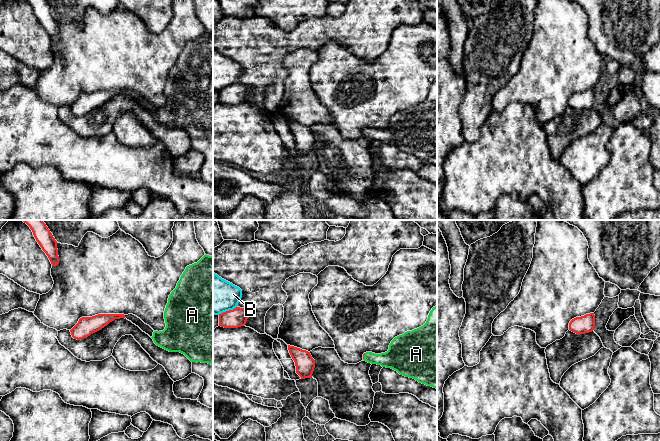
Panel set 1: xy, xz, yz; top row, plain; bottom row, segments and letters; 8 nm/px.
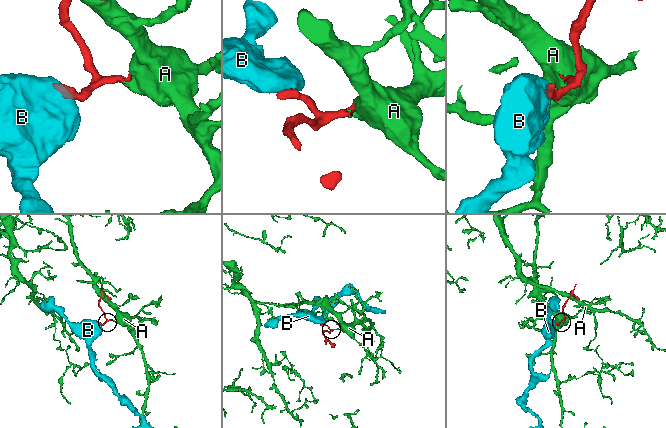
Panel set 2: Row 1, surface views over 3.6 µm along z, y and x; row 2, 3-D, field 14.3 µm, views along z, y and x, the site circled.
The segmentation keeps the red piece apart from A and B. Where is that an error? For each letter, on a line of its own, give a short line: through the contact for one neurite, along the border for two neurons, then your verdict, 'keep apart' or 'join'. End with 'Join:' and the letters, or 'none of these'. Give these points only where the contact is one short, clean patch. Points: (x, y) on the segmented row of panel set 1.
A: line xz (364, 353), (363, 356), (394, 358); join
B: line xz (236, 306), (218, 314); keep apart
Join: A

